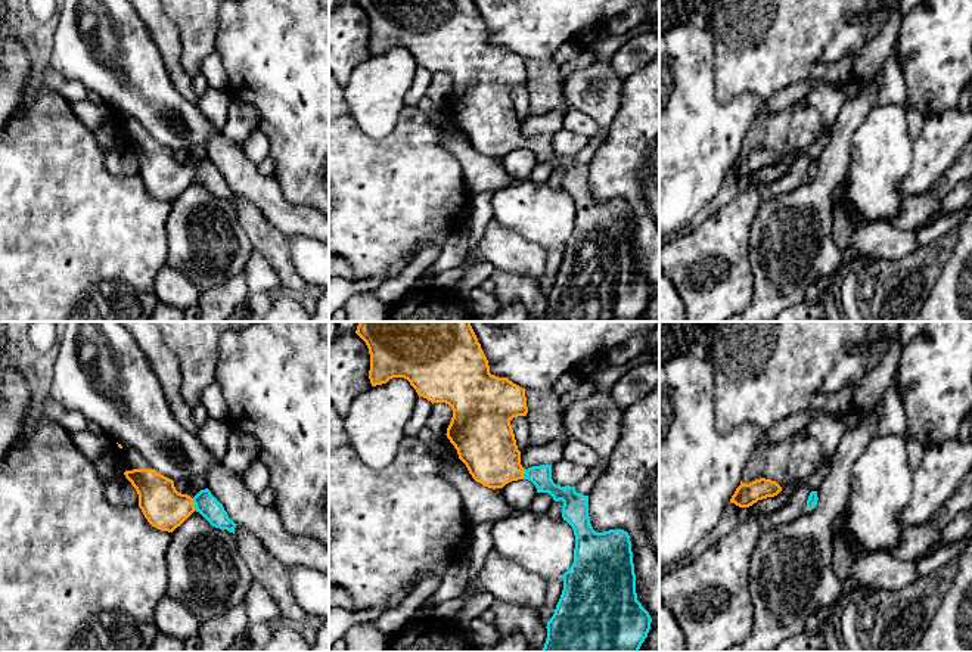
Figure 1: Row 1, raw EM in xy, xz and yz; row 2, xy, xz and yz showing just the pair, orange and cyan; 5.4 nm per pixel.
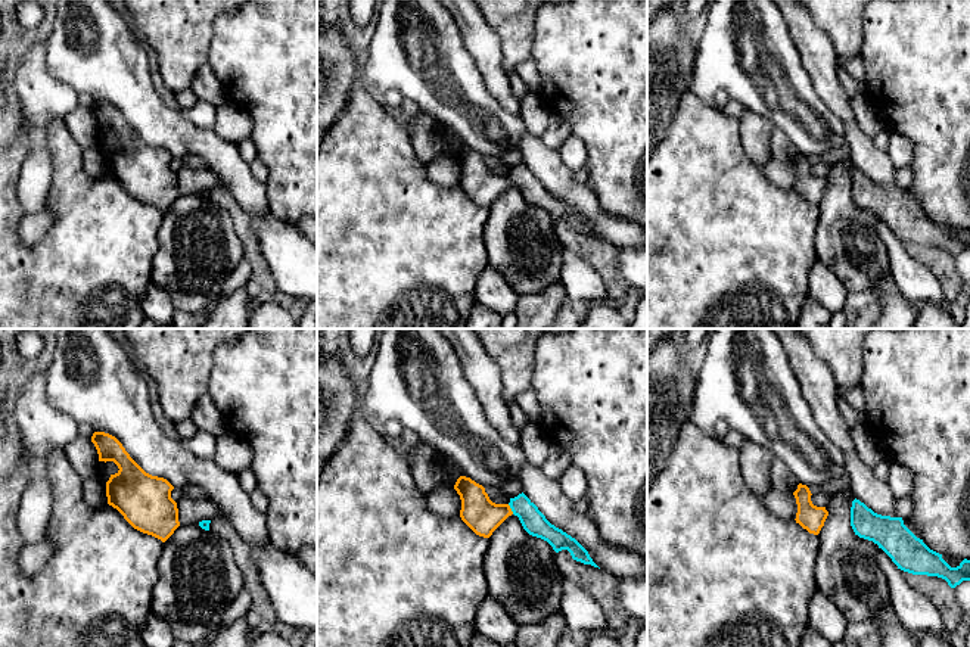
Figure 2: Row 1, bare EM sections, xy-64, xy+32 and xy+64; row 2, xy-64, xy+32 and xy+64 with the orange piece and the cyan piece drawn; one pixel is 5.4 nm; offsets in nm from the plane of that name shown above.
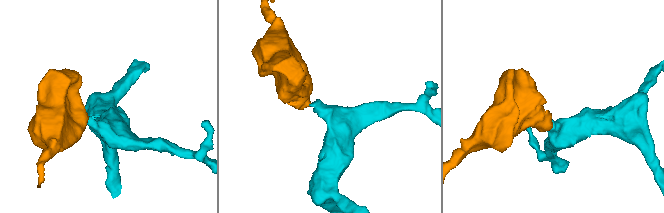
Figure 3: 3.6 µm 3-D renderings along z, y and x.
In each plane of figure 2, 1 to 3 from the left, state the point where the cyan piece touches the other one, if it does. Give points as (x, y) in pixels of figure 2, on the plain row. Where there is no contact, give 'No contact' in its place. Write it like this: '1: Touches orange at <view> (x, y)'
1: No contact
2: Touches orange at xy+32 (510, 179)
3: No contact

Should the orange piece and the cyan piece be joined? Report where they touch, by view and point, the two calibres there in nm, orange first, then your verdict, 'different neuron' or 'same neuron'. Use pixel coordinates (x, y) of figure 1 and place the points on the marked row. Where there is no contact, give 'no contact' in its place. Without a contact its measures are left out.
xy (193, 505) | 240/120 nm | same neuron

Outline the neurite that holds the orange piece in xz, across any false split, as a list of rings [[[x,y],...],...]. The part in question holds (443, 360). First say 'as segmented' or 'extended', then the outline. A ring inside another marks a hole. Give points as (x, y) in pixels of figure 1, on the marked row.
extended | [[[360,322],[355,333],[370,354],[372,386],[404,378],[419,397],[445,403],[453,410],[447,438],[472,478],[488,488],[503,488],[518,479],[531,481],[537,493],[562,500],[562,518],[575,535],[574,563],[562,575],[563,590],[547,622],[543,652],[639,652],[652,618],[637,600],[630,535],[624,530],[596,533],[589,516],[589,496],[552,479],[552,465],[524,469],[510,420],[527,416],[525,389],[507,378],[490,373],[488,360],[471,322]]]

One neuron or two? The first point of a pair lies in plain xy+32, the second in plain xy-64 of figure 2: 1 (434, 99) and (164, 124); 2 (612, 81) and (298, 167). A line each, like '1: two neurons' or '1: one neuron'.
1: one neuron
2: one neuron

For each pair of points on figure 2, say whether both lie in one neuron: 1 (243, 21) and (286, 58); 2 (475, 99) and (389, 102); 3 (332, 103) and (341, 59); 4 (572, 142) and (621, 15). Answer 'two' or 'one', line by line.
1: one
2: two
3: one
4: two

